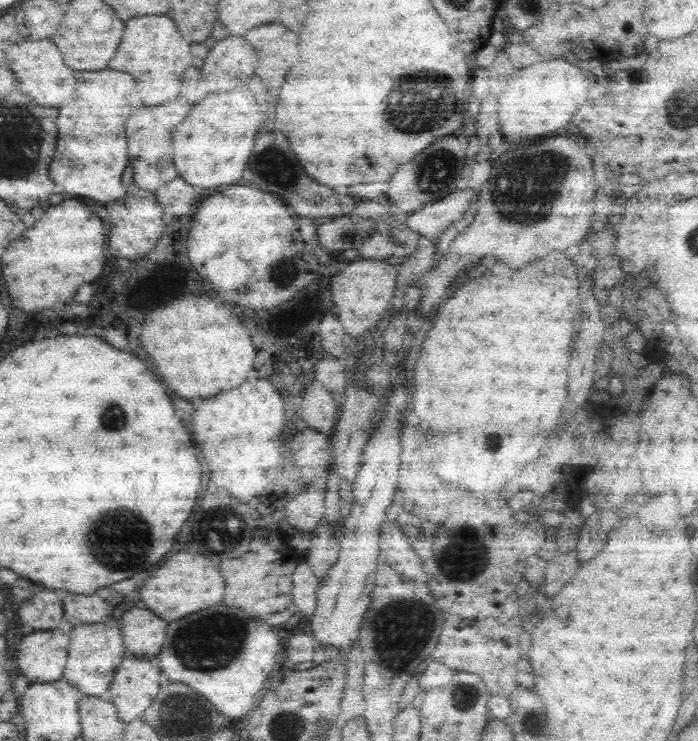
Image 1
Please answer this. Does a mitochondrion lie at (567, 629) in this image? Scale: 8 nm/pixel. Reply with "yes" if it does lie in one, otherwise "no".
no

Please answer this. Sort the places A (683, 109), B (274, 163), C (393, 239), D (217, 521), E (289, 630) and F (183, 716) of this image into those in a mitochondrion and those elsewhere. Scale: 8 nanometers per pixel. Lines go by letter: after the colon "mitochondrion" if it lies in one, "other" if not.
A: mitochondrion
B: mitochondrion
C: mitochondrion
D: mitochondrion
E: other
F: mitochondrion

